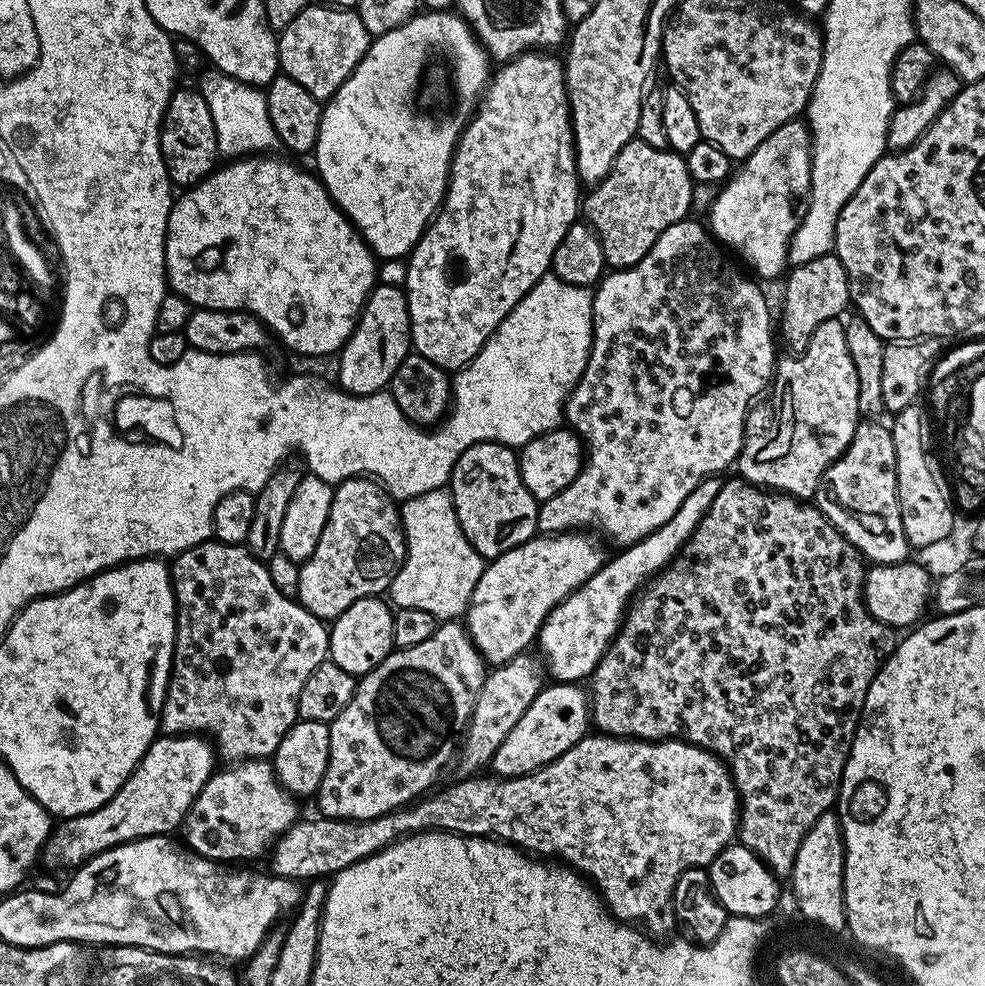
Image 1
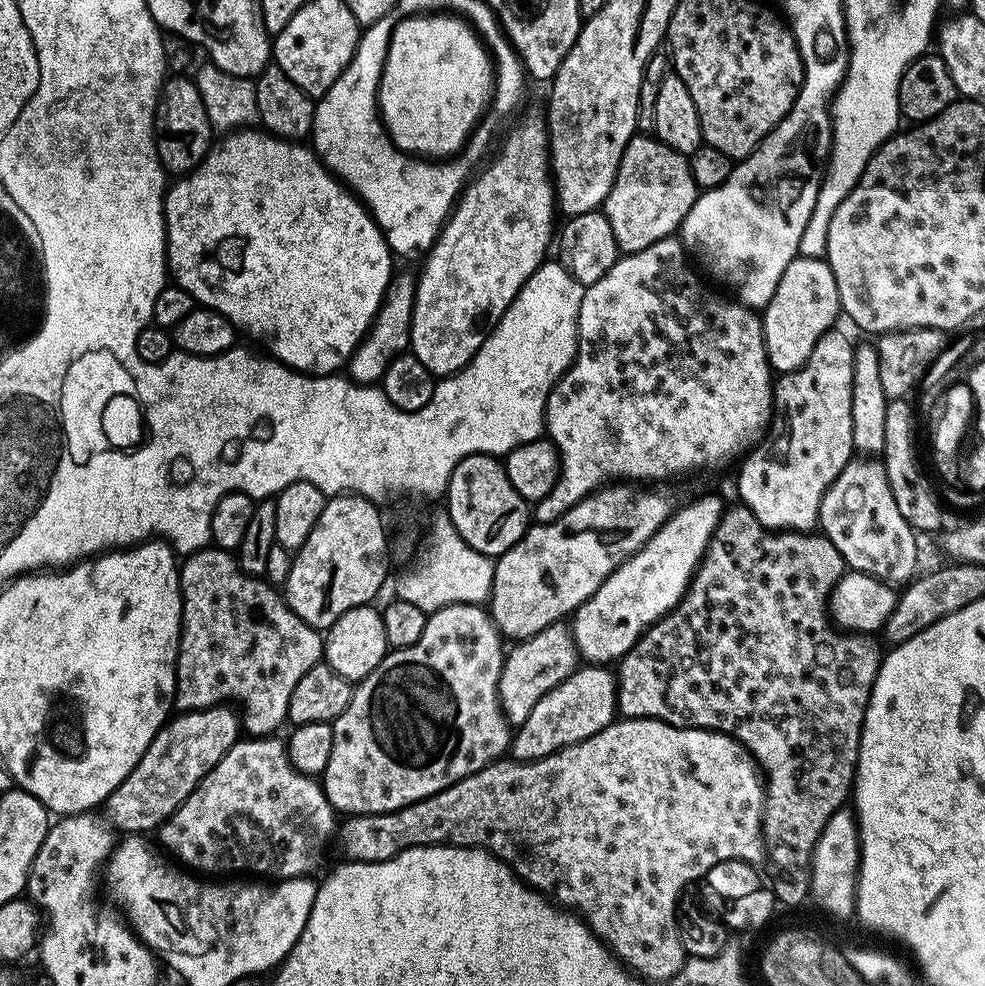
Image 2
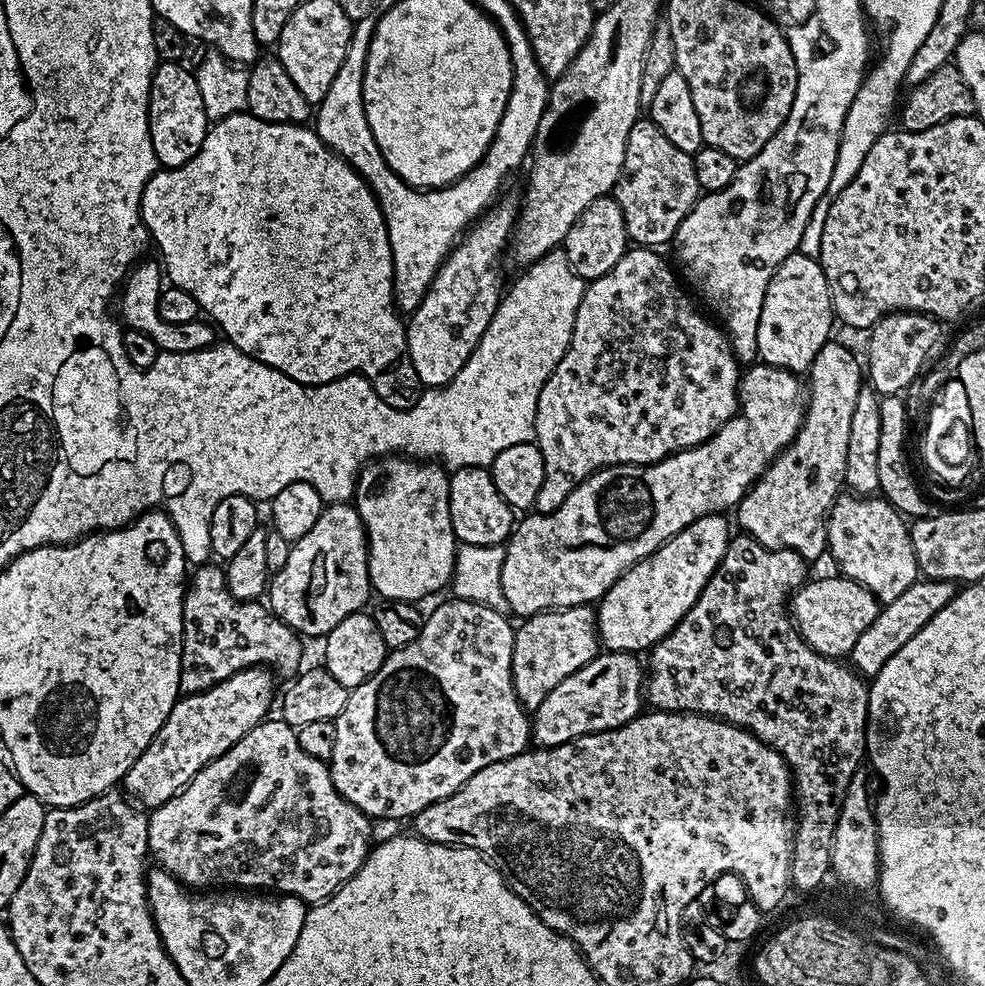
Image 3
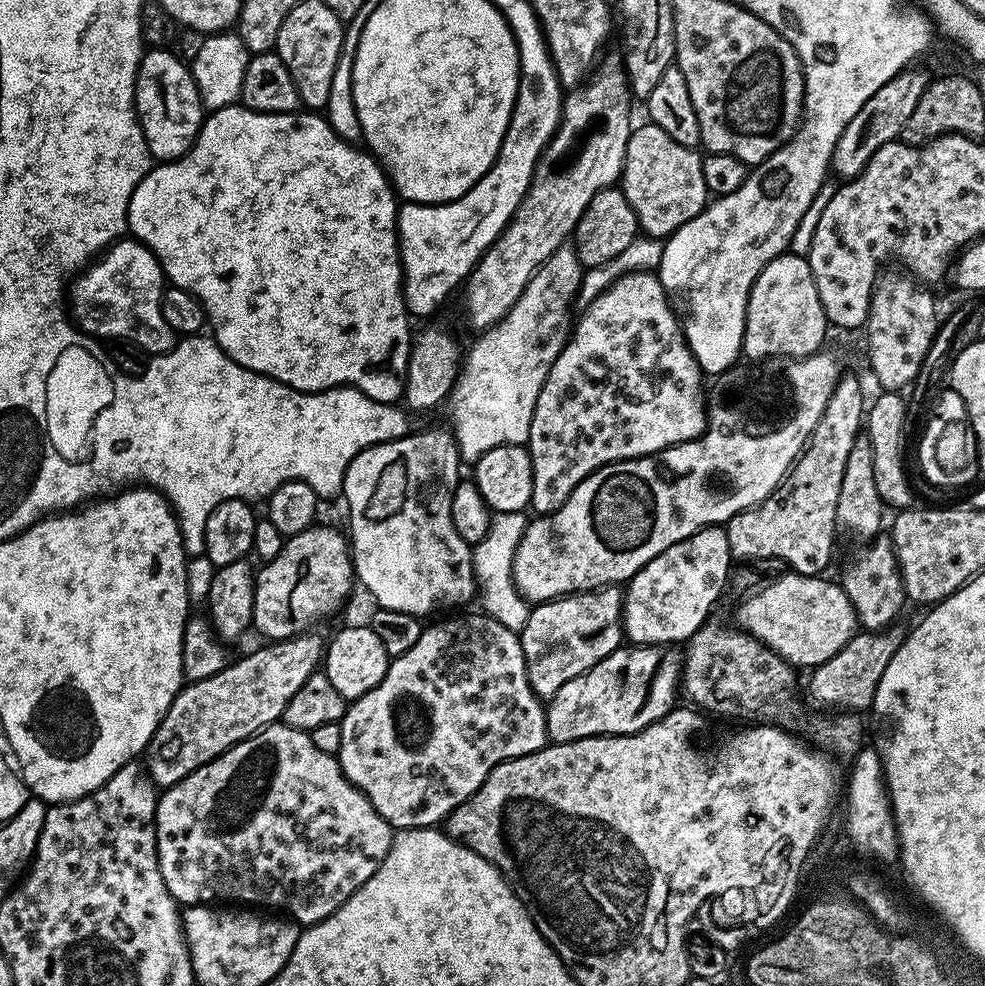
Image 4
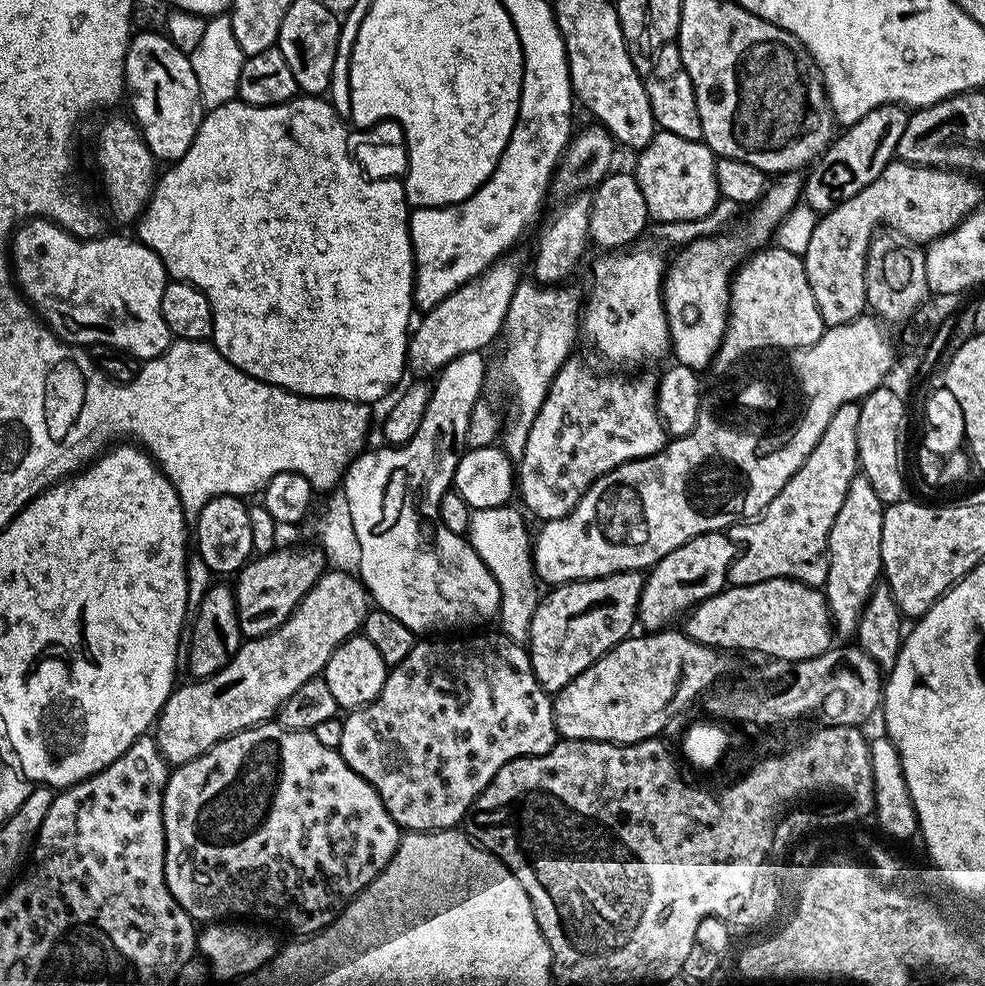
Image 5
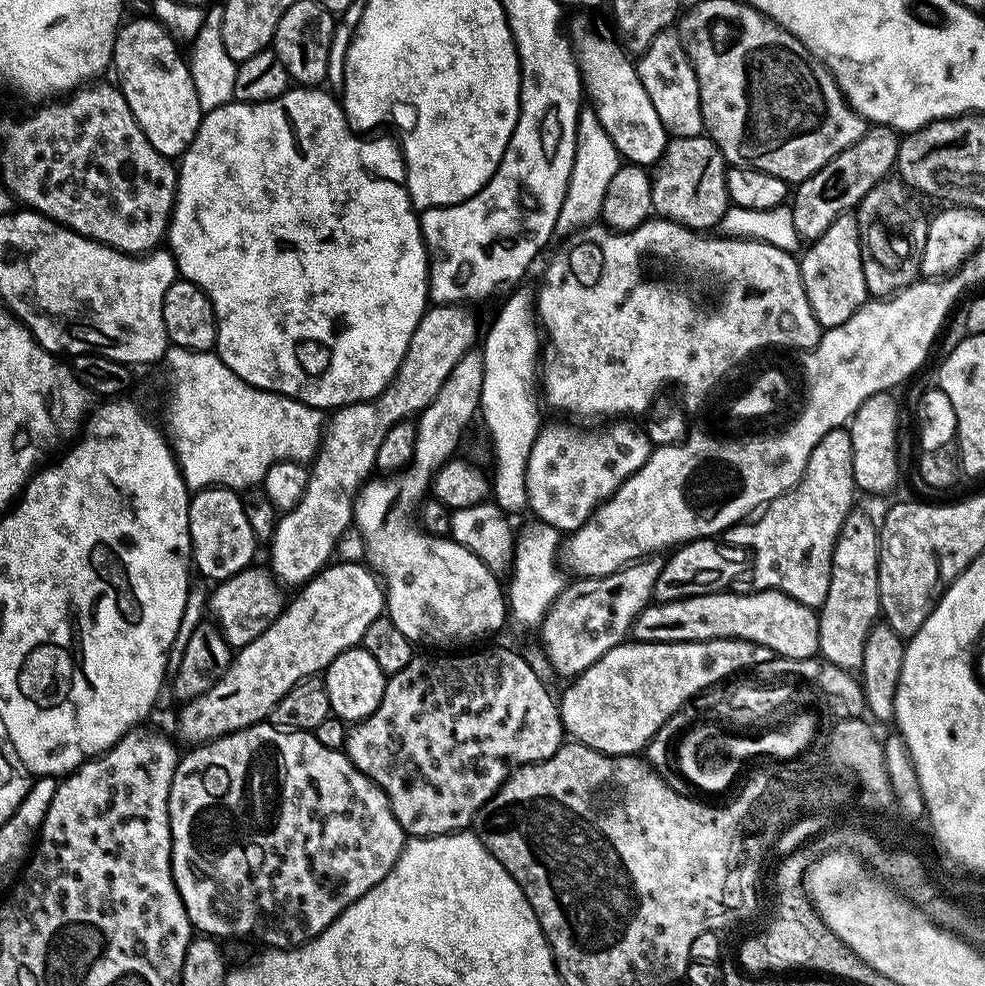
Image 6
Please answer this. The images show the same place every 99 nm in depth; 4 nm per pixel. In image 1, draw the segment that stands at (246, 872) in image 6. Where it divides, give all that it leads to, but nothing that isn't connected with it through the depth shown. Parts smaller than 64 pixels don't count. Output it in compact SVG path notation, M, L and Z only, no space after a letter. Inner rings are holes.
M267 759L241 760L222 768L213 771L212 777L208 779L206 786L202 786L198 798L190 806L182 825L183 843L199 856L217 862L248 862L244 860L256 860L259 856L267 857L276 839L290 825L296 823L301 815L300 808L296 805L299 804L297 797L280 785L276 772Z

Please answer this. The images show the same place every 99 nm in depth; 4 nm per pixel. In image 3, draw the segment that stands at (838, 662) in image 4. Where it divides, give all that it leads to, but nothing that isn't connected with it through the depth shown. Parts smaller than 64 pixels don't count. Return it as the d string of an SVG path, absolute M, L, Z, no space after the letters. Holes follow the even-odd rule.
M917 578L899 598L894 598L894 602L879 609L874 622L867 626L851 650L851 667L865 678L876 676L891 656L898 654L898 650L902 650L902 646L906 646L906 642L910 642L910 638L914 638L914 634L918 634L918 630L922 630L922 626L926 626L926 622L930 622L938 610L956 597L957 591L957 585L951 580Z

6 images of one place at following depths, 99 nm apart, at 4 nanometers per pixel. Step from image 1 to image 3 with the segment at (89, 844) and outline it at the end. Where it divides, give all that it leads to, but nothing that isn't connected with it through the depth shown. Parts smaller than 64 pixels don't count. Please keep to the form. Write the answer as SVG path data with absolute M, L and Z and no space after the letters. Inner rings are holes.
M257 666L234 674L228 680L224 680L221 684L216 684L204 692L181 695L170 710L166 722L150 742L150 746L146 746L144 753L136 759L134 766L130 766L130 770L124 775L123 791L137 805L145 804L145 806L140 806L148 810L170 802L170 798L177 796L206 765L214 762L222 754L226 754L226 750L230 750L230 746L237 744L254 725L259 724L269 715L268 707L272 704L271 675L273 676L273 673L267 667Z

